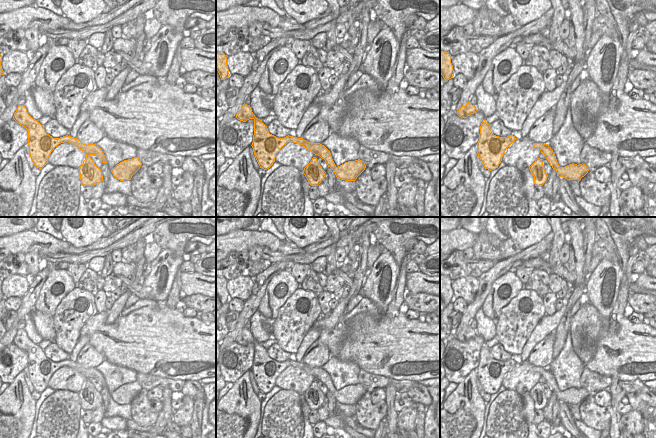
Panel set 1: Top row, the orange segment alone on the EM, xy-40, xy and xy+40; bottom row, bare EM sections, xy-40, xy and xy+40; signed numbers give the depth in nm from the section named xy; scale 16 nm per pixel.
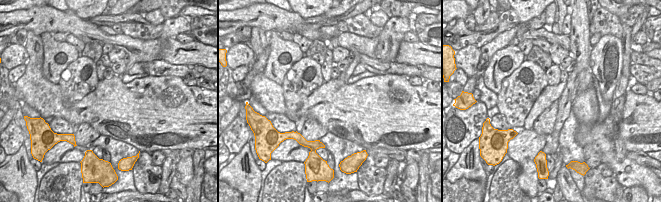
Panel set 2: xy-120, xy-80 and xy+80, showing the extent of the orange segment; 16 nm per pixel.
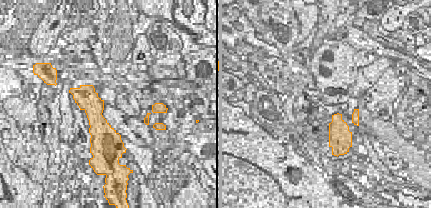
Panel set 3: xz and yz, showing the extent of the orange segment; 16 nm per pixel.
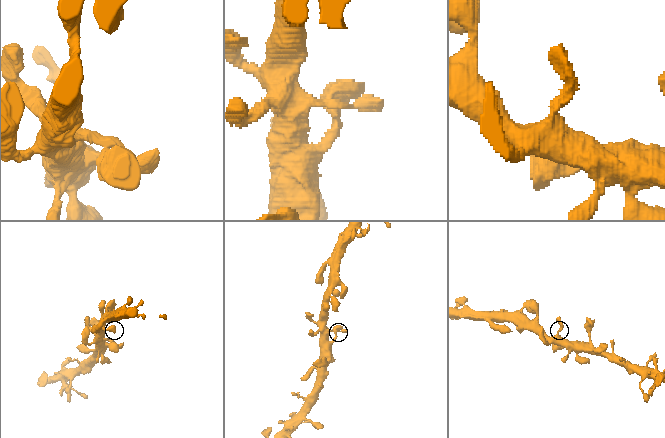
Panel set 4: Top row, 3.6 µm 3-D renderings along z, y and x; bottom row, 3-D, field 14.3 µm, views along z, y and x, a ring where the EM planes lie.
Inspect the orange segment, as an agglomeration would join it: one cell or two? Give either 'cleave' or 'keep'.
keep

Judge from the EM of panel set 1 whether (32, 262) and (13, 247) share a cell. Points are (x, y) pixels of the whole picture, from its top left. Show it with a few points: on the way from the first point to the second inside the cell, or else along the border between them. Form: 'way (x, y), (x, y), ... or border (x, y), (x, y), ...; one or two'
border (25, 253), (35, 251), (40, 258); two

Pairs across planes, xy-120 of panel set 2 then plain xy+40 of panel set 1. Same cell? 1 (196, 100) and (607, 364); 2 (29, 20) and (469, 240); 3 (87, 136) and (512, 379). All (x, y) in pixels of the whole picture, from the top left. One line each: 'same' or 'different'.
1: same
2: same
3: different

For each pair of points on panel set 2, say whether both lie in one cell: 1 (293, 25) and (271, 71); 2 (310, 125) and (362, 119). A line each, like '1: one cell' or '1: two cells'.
1: two cells
2: two cells

